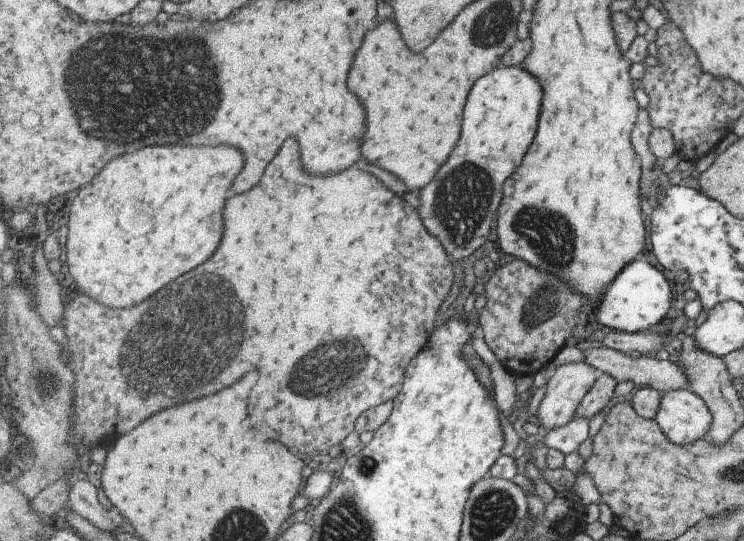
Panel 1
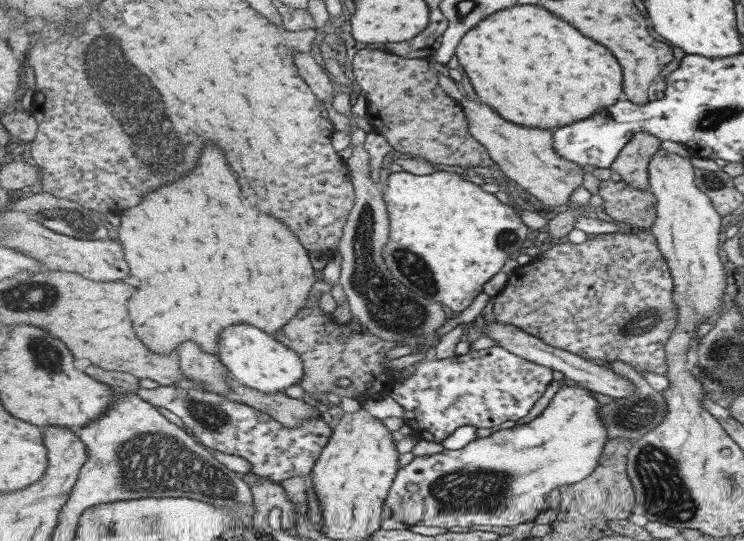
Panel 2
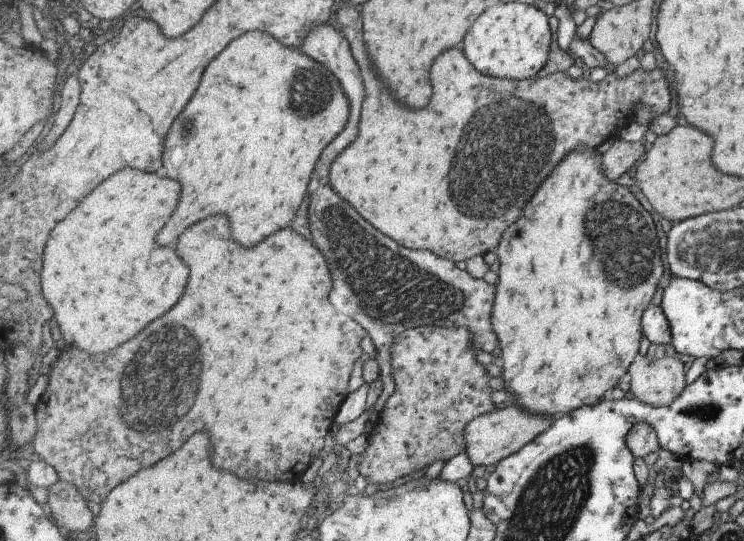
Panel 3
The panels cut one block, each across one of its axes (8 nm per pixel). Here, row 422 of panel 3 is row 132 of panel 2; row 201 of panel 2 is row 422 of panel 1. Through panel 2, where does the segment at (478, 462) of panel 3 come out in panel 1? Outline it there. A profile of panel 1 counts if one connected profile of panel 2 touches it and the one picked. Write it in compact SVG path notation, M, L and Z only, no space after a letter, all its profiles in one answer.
M575 362L559 366L552 374L546 389L546 393L540 402L537 417L534 419L540 425L540 429L558 429L567 426L575 414L578 413L579 404L583 402L585 394L589 394L598 381L601 372L588 362Z

